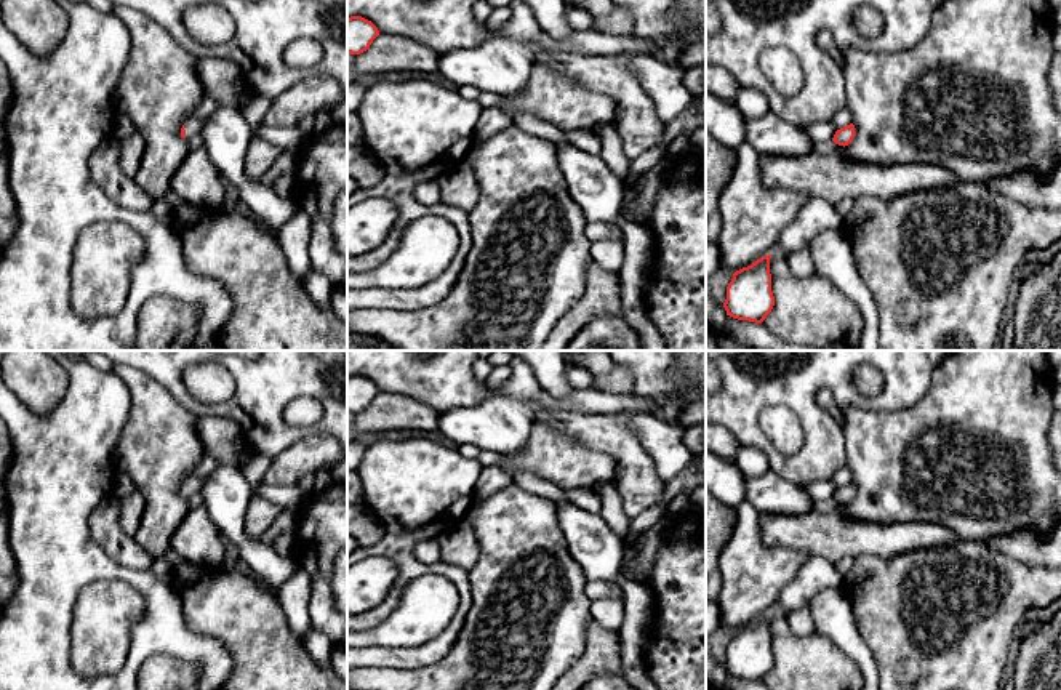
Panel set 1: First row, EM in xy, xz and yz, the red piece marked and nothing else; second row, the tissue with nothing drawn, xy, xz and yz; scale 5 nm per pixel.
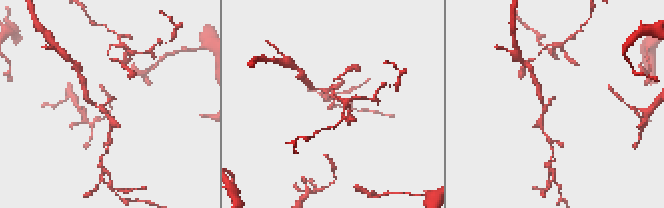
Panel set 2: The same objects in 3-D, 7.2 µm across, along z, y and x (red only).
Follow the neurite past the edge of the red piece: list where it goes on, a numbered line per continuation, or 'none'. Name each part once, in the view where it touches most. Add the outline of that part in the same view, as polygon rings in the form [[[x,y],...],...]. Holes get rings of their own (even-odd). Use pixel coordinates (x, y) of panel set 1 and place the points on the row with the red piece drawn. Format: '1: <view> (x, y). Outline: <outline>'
1: xy (192, 127). Outline: [[[189,118],[184,125],[187,142],[198,146],[205,120]]]

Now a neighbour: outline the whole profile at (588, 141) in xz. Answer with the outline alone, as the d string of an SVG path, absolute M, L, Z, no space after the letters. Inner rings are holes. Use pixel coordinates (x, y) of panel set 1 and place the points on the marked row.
M568 130L567 139L571 146L578 147L583 152L600 155L603 150L602 138L599 130L587 131L587 130Z

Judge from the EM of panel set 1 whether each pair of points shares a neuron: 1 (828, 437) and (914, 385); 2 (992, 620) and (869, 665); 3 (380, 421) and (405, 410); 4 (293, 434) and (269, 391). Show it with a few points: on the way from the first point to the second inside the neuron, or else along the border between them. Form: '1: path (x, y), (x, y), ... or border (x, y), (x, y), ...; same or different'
1: path (810, 401), (820, 383), (837, 383), (877, 402); same
2: border (858, 629), (874, 657), (879, 673); different
3: path (386, 415), (399, 412); same
4: path (282, 428), (269, 415), (269, 402); same

